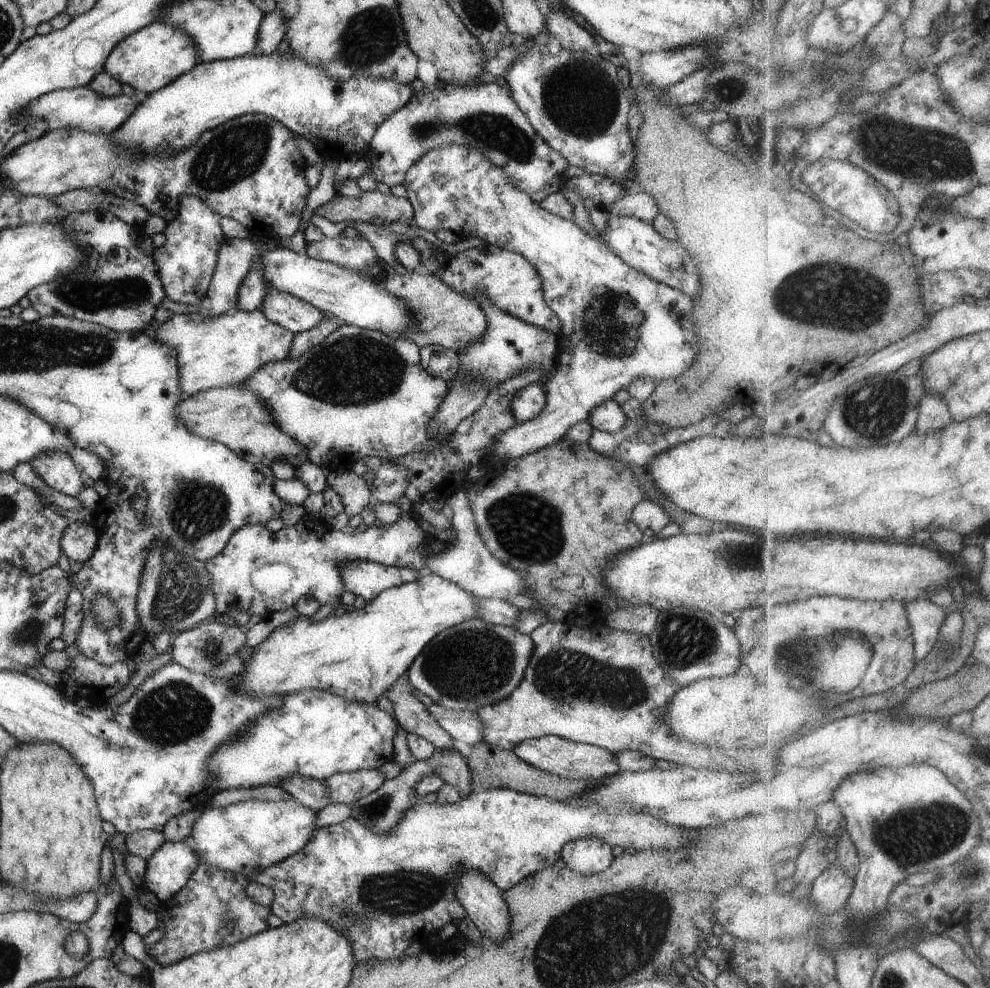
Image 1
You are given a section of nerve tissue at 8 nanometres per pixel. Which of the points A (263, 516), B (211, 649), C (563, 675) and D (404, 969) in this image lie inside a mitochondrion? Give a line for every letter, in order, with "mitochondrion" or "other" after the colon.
A: other
B: mitochondrion
C: mitochondrion
D: other

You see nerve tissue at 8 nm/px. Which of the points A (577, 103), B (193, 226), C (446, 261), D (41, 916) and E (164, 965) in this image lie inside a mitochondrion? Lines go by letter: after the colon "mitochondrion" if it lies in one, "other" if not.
A: mitochondrion
B: other
C: other
D: other
E: other

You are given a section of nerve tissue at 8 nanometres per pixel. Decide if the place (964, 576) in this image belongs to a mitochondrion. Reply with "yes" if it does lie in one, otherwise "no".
no

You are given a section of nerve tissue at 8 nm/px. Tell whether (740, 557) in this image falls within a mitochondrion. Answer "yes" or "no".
yes

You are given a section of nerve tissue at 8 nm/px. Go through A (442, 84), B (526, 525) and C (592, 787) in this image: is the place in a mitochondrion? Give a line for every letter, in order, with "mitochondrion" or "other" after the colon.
A: other
B: mitochondrion
C: other

